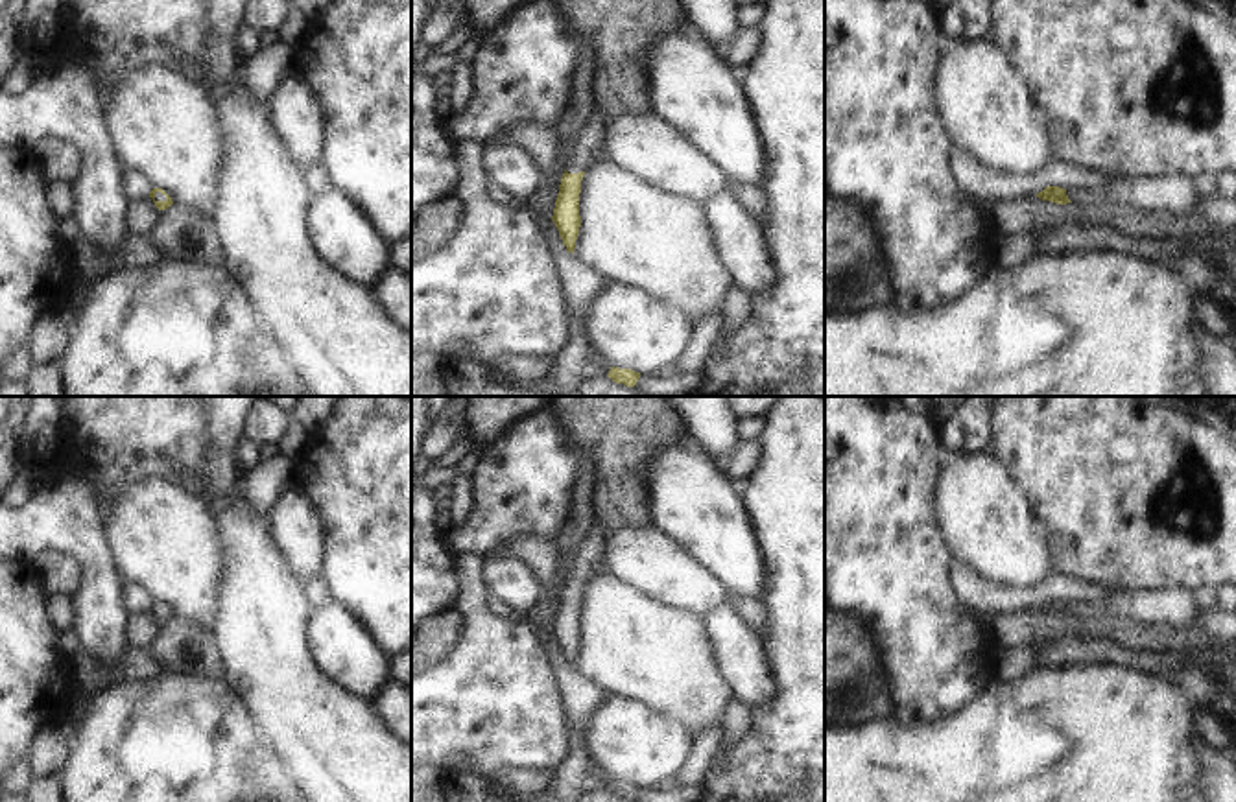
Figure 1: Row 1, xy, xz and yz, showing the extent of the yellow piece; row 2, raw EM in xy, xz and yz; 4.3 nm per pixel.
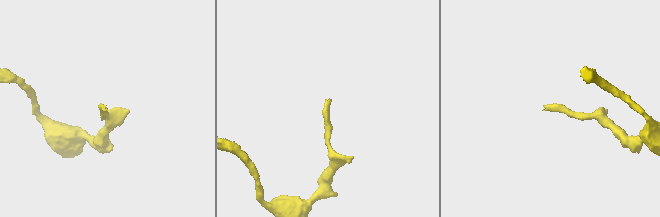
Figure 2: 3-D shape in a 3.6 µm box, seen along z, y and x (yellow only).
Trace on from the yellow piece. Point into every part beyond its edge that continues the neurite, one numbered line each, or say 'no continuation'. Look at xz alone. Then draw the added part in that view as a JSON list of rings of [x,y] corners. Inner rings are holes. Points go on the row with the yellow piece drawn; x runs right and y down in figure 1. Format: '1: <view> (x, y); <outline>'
1: xz (582, 152); [[[594,109],[577,136],[574,138],[568,151],[568,173],[585,171],[596,159],[596,147],[603,144],[607,133],[607,120],[600,109]]]

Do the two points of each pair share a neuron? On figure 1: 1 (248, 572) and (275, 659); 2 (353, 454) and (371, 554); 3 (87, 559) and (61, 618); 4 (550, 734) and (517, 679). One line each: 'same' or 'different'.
1: same
2: same
3: different
4: same

